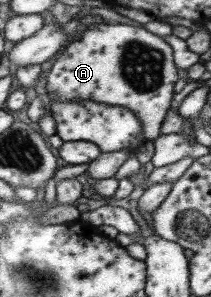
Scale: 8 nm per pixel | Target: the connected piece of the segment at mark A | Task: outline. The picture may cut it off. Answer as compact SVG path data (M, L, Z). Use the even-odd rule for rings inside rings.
M105 21L80 32L78 39L70 40L61 51L46 76L50 103L54 99L90 99L103 105L122 106L138 117L145 140L153 141L160 134L160 122L178 80L172 49L162 37L136 26Z

